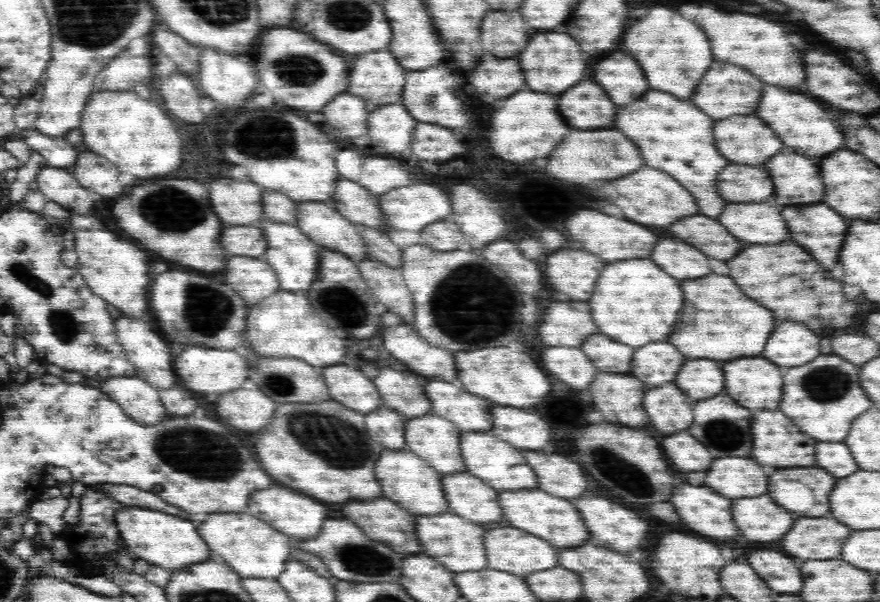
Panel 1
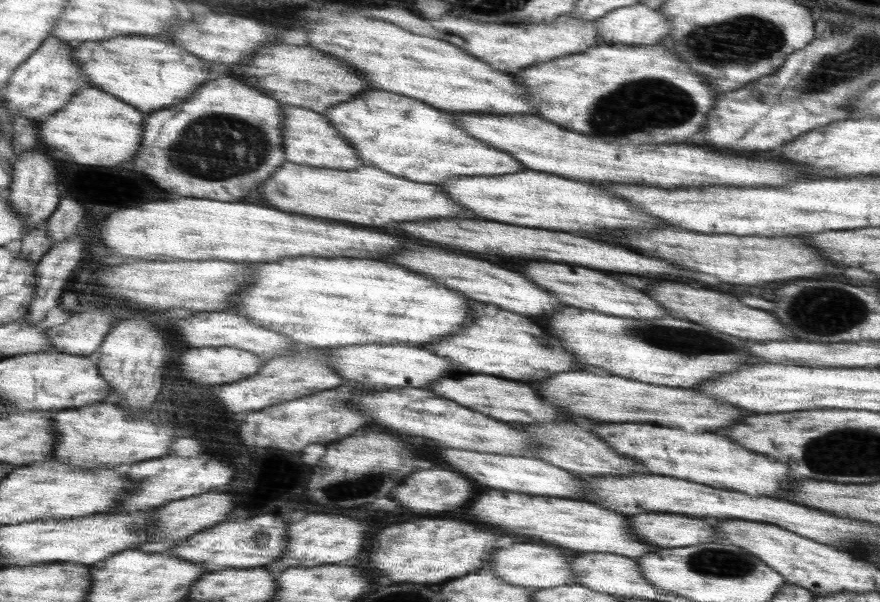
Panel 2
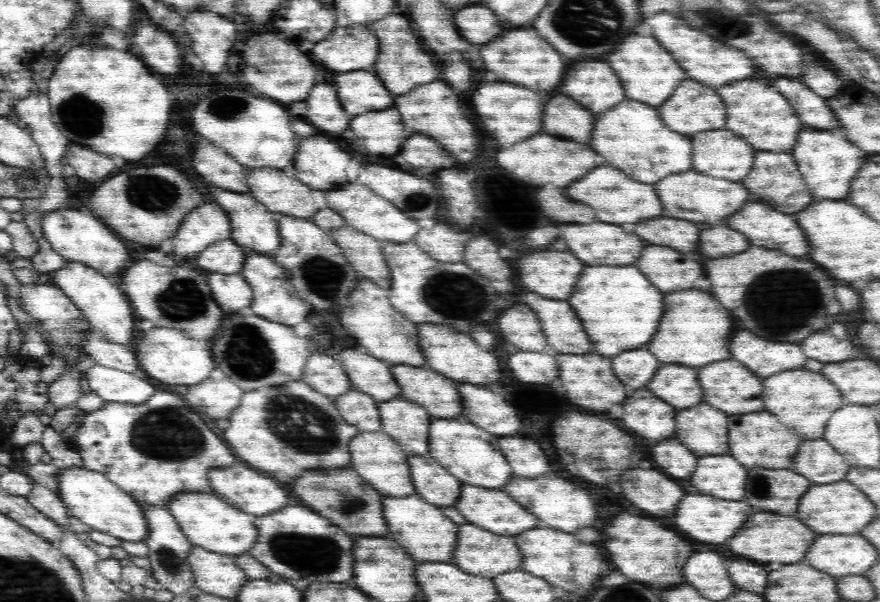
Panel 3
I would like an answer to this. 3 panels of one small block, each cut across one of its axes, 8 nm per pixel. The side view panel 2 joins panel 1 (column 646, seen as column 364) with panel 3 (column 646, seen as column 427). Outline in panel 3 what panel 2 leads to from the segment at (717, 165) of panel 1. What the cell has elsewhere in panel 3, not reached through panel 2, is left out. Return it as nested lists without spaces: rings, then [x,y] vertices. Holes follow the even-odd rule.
[[[624,100],[614,110],[604,112],[594,126],[592,142],[594,150],[606,158],[608,164],[620,168],[638,182],[658,182],[674,172],[690,170],[693,165],[693,138],[664,126],[660,112],[654,106],[636,100]]]

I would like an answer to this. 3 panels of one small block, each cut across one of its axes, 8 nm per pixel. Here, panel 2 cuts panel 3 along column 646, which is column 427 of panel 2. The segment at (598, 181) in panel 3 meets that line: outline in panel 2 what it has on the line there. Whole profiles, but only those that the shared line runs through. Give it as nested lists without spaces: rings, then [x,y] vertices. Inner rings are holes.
[[[286,162],[274,178],[268,178],[260,186],[262,202],[314,218],[326,218],[338,222],[354,222],[362,226],[382,226],[386,222],[422,220],[422,218],[474,218],[470,210],[454,204],[438,186],[418,184],[378,168],[356,168],[356,170],[328,170],[312,166],[296,166]]]

